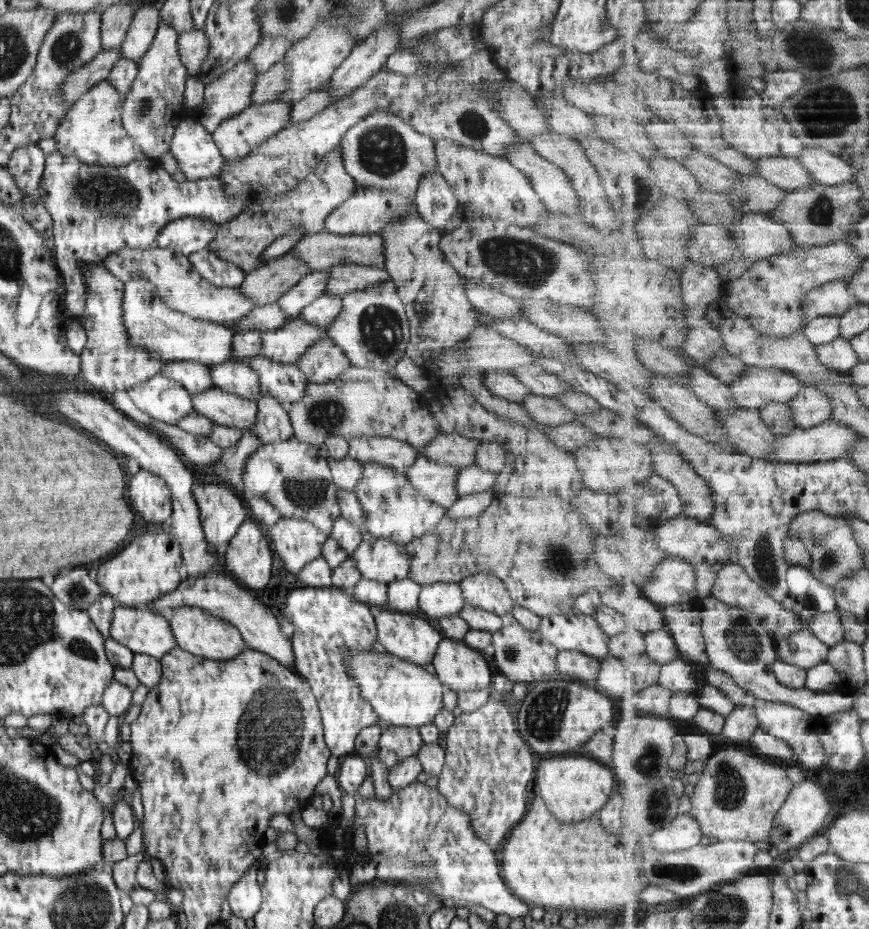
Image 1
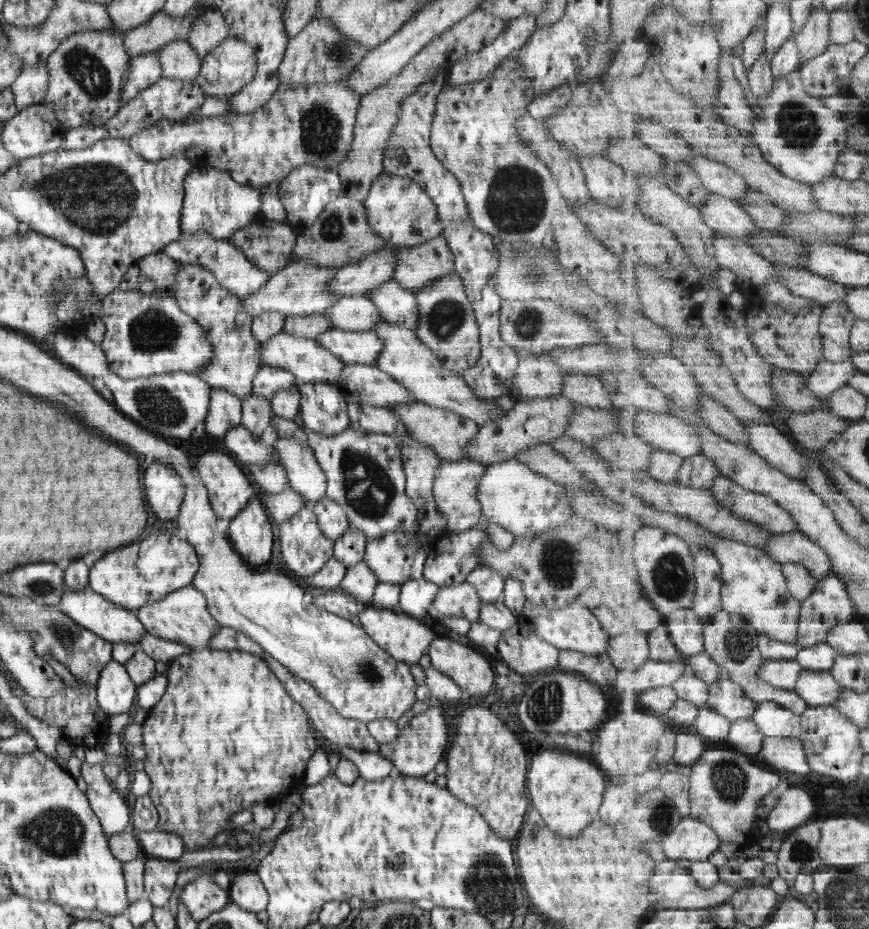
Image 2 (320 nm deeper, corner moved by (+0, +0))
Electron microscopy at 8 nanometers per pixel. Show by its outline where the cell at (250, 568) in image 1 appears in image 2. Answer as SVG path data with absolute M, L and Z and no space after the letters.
M256 498L230 522L226 536L239 556L248 564L264 564L272 556L273 536L264 506Z

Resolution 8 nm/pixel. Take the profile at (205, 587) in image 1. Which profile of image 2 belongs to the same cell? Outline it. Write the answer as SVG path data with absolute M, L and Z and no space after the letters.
M266 654L264 657L268 668L274 672L278 680L285 686L289 695L302 705L302 708L307 712L312 728L319 736L327 738L332 744L347 746L359 751L360 753L378 753L380 743L369 733L367 723L360 722L356 719L344 718L327 700L324 700L315 686L312 686L308 681L302 680L294 676L286 667L280 665L276 659Z

